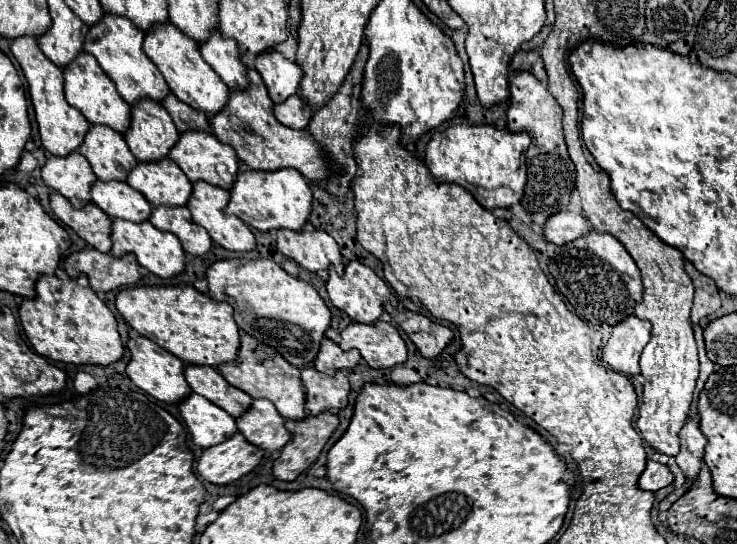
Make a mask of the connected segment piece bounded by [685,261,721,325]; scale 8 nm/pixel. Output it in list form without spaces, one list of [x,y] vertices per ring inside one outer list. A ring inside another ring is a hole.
[[[685,261],[685,271],[693,279],[695,285],[695,301],[691,309],[691,323],[703,323],[711,313],[715,313],[721,307],[719,289],[713,285],[713,281],[705,275],[701,275],[689,261]]]

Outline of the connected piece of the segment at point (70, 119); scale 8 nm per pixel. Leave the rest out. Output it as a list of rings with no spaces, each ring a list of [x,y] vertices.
[[[19,37],[19,41],[11,41],[11,51],[27,77],[29,95],[31,95],[31,101],[35,107],[35,117],[39,123],[39,135],[41,135],[43,147],[51,155],[67,157],[69,153],[79,149],[79,145],[83,143],[91,125],[85,121],[85,117],[81,115],[79,109],[75,109],[67,103],[65,93],[63,93],[63,69],[59,69],[53,61],[49,61],[43,55],[43,51],[37,45],[37,39],[33,39],[33,37]]]

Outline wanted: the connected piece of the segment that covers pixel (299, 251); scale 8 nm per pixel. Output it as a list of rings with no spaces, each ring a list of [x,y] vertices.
[[[305,229],[301,233],[277,231],[277,249],[293,259],[299,267],[309,273],[317,273],[321,269],[333,267],[337,275],[343,275],[343,257],[339,253],[339,245],[335,239],[323,231]]]

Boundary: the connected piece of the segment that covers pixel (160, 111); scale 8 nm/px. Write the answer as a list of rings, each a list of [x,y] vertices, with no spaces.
[[[139,101],[131,107],[131,127],[125,133],[131,153],[139,161],[161,161],[179,141],[179,131],[173,125],[163,105]]]

